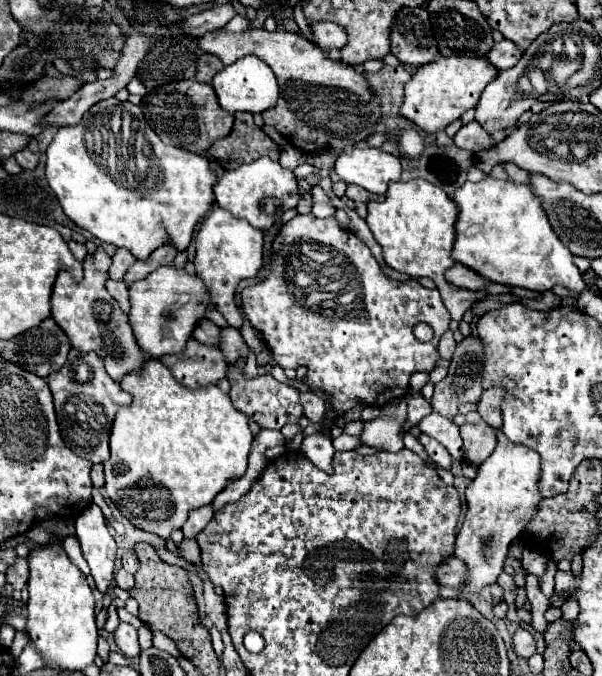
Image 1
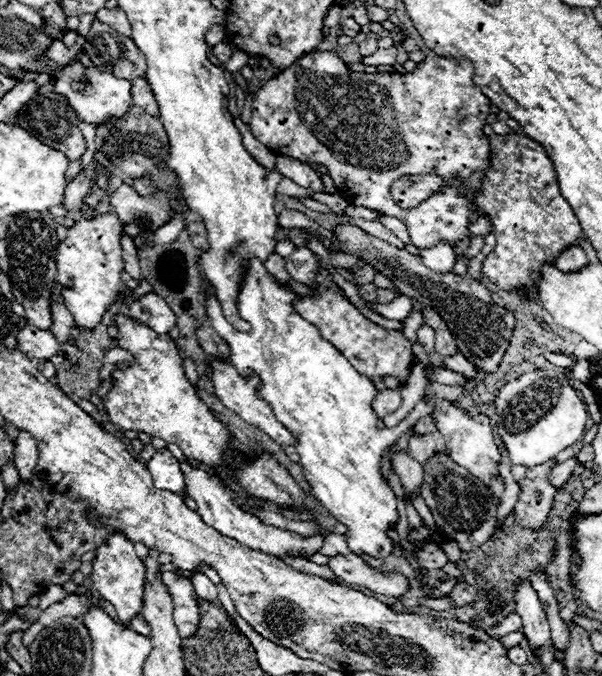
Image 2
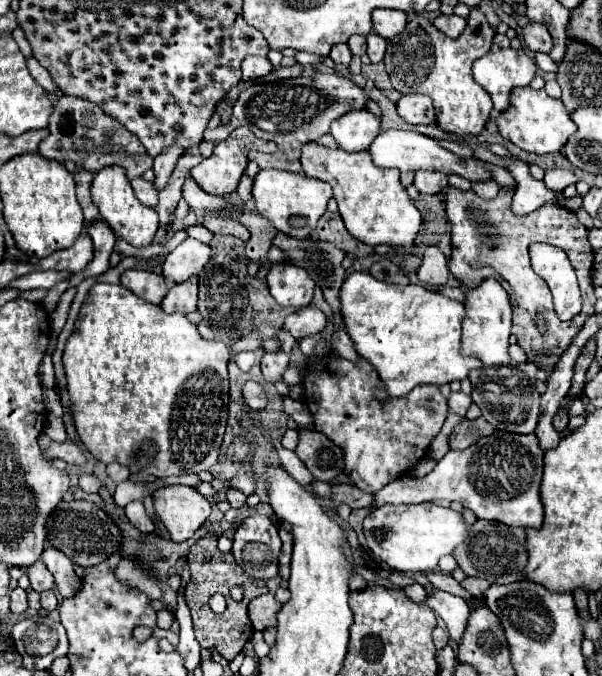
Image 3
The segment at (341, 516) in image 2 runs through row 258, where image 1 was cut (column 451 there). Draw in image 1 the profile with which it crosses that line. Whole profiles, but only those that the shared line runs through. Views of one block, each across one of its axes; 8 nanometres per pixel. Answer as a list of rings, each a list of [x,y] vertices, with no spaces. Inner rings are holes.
[[[488,176],[482,182],[466,182],[460,190],[456,190],[454,202],[460,208],[456,242],[450,254],[454,262],[476,270],[476,274],[490,282],[520,286],[536,292],[546,292],[556,284],[562,284],[578,294],[586,288],[572,262],[570,250],[548,226],[540,200],[532,194],[530,186],[518,186],[514,182]]]

